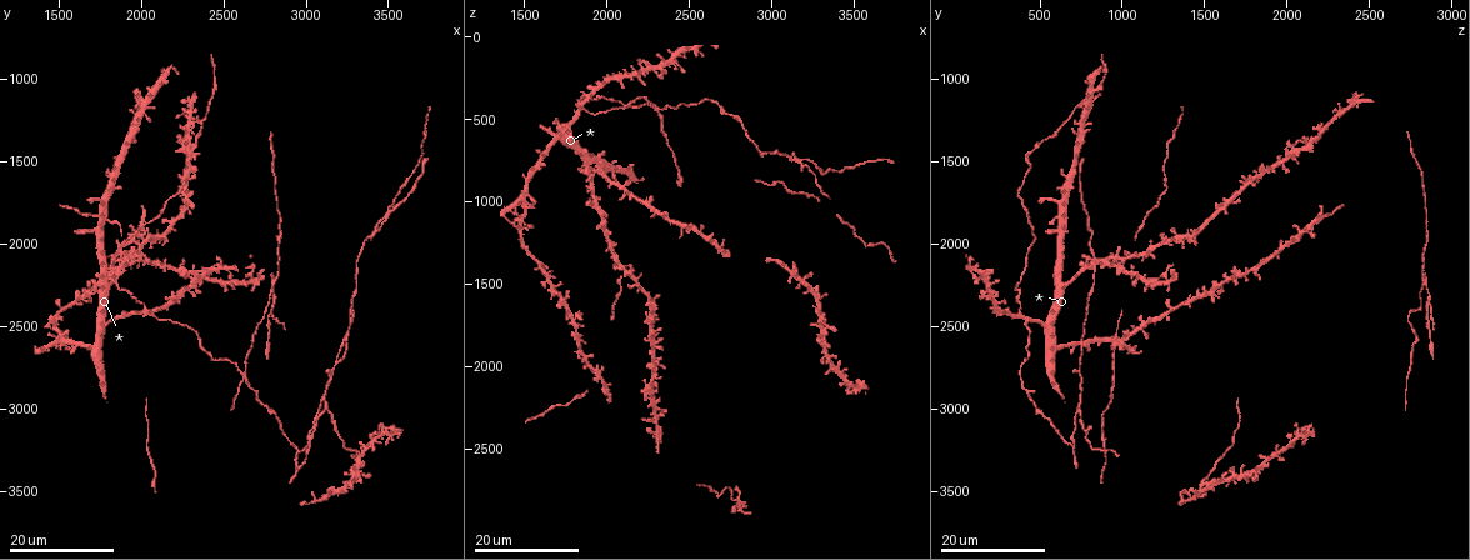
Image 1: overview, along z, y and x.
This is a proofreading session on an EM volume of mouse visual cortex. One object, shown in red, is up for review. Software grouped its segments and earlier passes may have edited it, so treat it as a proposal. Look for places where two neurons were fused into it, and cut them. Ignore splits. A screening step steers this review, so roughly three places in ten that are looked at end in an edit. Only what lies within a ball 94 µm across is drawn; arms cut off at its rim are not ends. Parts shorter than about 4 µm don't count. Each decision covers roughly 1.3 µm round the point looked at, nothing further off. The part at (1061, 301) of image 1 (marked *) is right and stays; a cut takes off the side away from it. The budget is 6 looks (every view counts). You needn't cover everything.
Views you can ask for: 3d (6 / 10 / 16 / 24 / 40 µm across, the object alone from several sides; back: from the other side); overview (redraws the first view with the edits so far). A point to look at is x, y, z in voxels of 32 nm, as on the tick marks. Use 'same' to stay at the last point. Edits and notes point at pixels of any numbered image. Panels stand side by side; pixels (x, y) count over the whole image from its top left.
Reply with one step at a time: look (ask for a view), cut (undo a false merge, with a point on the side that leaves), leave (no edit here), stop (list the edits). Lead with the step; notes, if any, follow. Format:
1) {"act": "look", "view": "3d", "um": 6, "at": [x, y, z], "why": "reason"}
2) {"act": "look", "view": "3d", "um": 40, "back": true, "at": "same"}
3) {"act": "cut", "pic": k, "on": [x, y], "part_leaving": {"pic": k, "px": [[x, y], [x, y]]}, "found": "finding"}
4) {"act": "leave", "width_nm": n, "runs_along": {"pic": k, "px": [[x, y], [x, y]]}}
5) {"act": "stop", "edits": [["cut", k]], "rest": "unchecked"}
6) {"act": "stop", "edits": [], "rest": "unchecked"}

{"act": "look", "view": "3d", "um": 24, "at": [3120, 3020, 740], "why": "two arms in line, one across"}

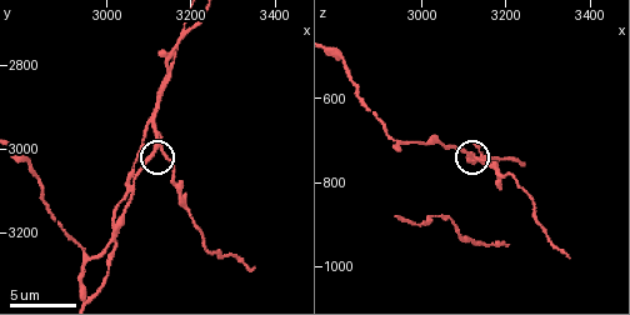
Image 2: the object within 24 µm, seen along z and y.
{"act": "look", "view": "3d", "um": 6, "at": [3125, 3005, 745]}

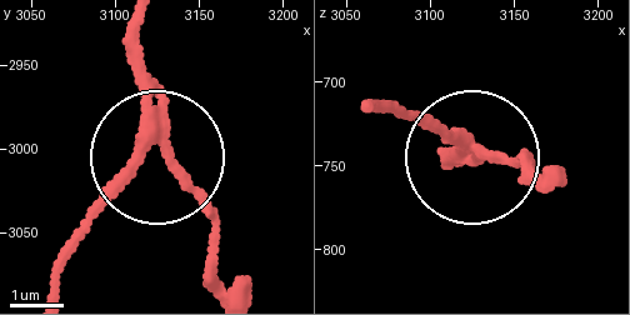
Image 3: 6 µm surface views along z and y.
{"act": "cut", "pic": 3, "on": [183, 183], "width_nm": 220, "part_leaving": {"pic": 3, "px": [[165, 116], [170, 165], [205, 219], [210, 286]]}, "found": "two neurons meet here"}

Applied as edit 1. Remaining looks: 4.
{"act": "look", "view": "3d", "um": 24, "at": [2820, 2260, 2840], "why": "three-way junction"}

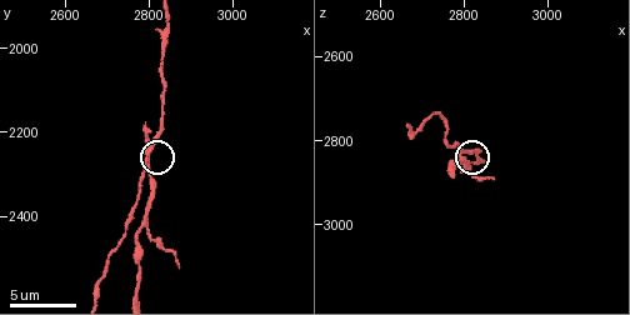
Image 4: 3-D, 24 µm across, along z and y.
{"act": "look", "view": "3d", "um": 10, "at": [2795, 2250, 2830], "why": "zoom in"}

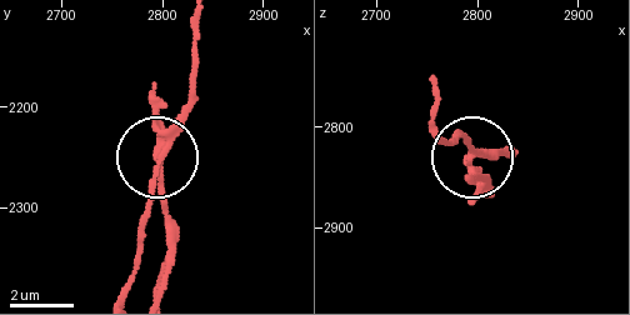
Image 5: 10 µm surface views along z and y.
{"act": "cut", "pic": 5, "on": [150, 90], "part_leaving": {"pic": 5, "px": [[164, 133], [159, 294]]}, "found": "a second neuron is stuck on"}

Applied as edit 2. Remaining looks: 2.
{"act": "look", "view": "3d", "um": 16, "at": [2280, 1180, 2320], "why": "four-way junction"}

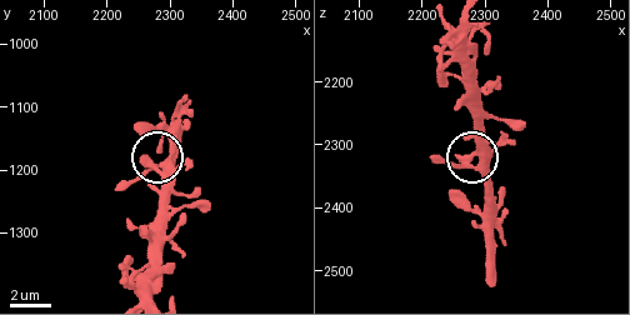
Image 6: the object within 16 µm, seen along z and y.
{"act": "look", "view": "3d", "um": 10, "at": [2275, 1195, 2330]}

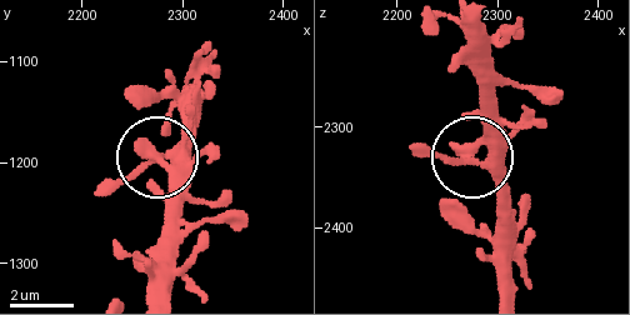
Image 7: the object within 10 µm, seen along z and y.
{"act": "leave", "width_nm": 350, "runs_along": {"pic": 7, "px": [[471, 24], [484, 136], [463, 161], [409, 148]]}, "found": "continuous, no second neuron"}

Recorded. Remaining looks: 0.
{"act": "stop", "edits": [["cut", 3], ["cut", 5]], "rest": "unchecked"}

